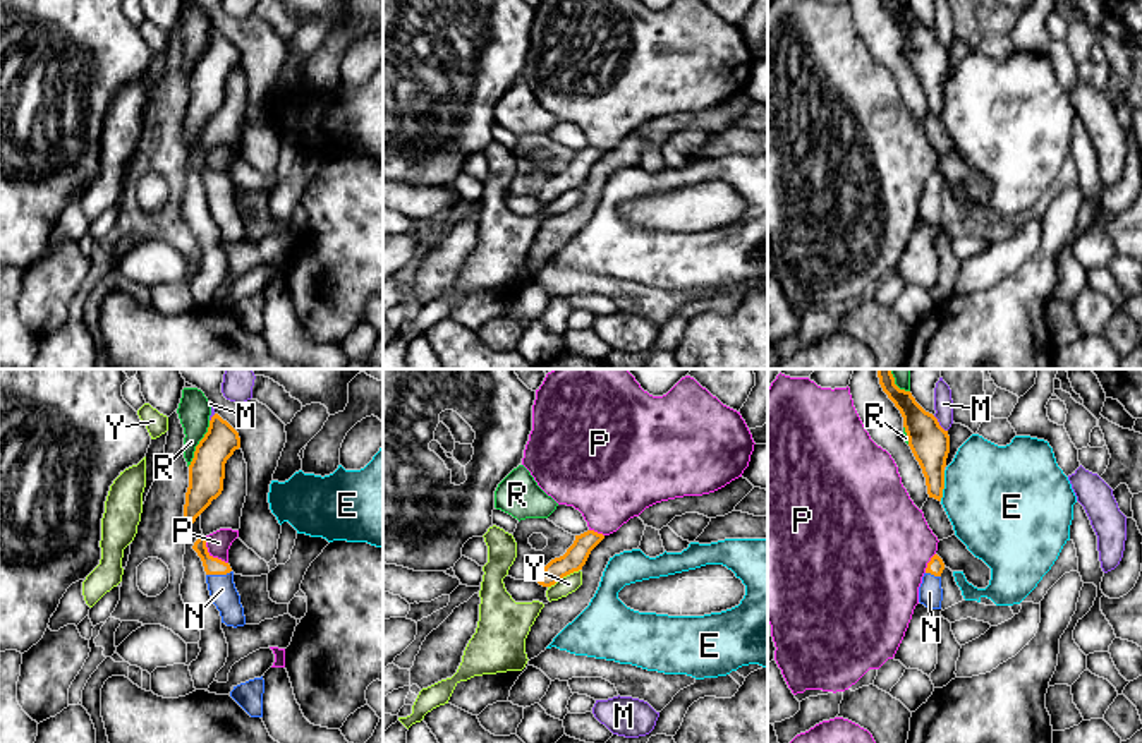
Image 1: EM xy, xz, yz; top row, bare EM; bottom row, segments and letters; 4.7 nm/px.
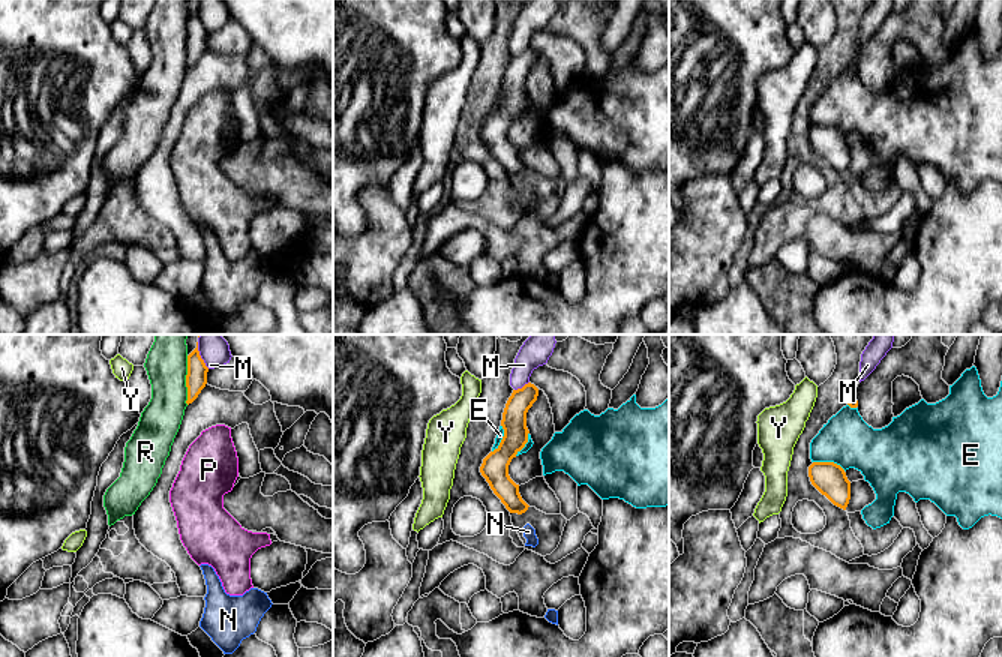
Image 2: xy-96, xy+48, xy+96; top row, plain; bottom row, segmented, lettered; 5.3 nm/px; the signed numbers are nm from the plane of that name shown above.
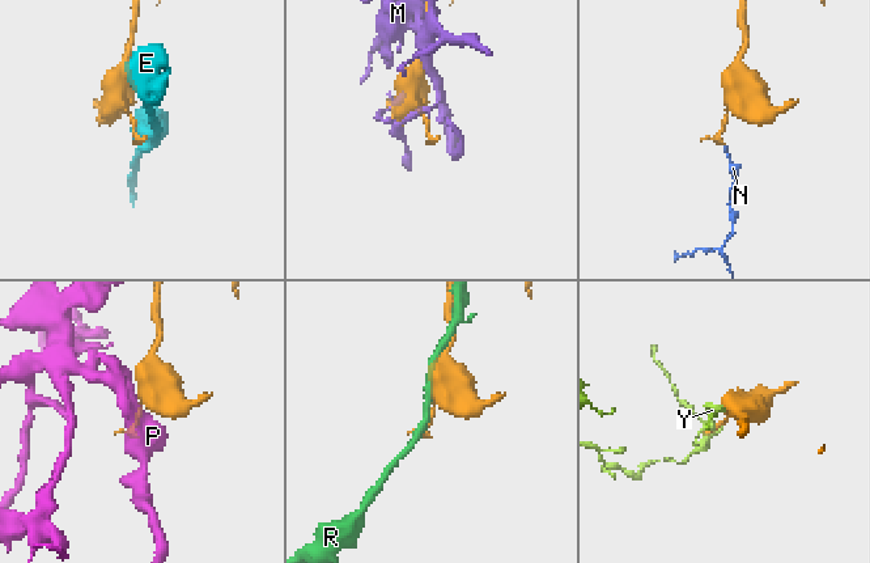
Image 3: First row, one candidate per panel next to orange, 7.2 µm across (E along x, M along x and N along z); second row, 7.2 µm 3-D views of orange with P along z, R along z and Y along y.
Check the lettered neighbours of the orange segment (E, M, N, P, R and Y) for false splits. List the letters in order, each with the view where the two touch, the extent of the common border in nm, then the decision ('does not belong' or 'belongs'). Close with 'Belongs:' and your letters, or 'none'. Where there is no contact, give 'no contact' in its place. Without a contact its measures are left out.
E: meets orange in yz; contact 150 nm long; does not belong
M: meets orange in yz; contact 100 nm long; does not belong
N: meets orange in xy; contact 120 nm long; belongs
P: meets orange in xy; contact 170 nm long; does not belong
R: meets orange in xy; contact 240 nm long; does not belong
Y: meets orange in xz; contact 180 nm long; does not belong
Belongs: N

